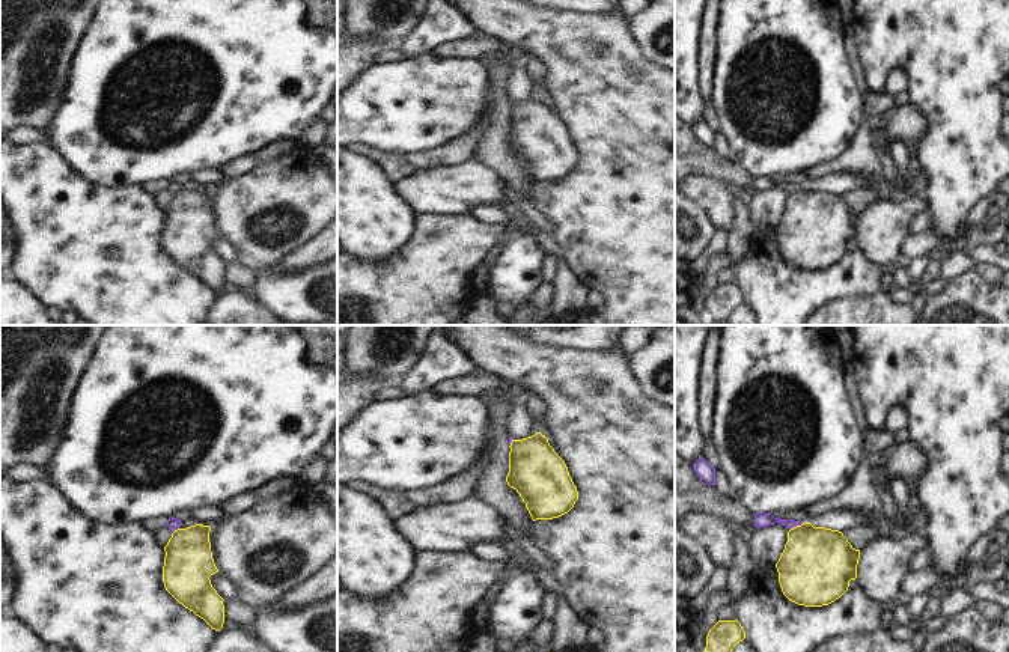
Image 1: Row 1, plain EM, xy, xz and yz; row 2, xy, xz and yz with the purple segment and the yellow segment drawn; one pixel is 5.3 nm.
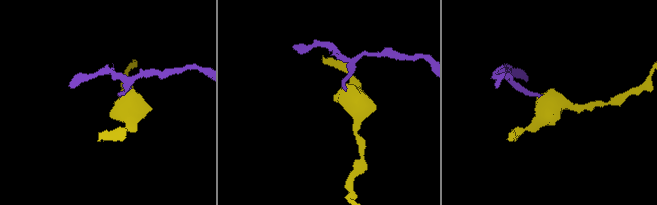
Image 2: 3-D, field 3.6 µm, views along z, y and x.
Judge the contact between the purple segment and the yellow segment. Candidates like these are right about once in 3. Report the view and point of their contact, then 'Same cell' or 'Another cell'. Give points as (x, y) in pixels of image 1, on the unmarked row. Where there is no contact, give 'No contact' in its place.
Touches purple at yz (795, 188). Another cell.

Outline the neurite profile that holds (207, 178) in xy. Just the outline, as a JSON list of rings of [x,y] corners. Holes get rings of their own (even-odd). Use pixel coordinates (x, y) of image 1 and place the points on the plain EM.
[[[218,167],[196,169],[194,172],[191,172],[191,179],[196,182],[196,185],[209,190],[215,187],[223,178],[224,176]]]

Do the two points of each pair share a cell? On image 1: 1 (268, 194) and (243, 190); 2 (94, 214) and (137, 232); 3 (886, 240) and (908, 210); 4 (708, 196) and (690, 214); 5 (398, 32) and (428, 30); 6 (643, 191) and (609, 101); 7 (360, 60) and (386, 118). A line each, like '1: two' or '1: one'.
1: one
2: one
3: one
4: two
5: two
6: one
7: two

